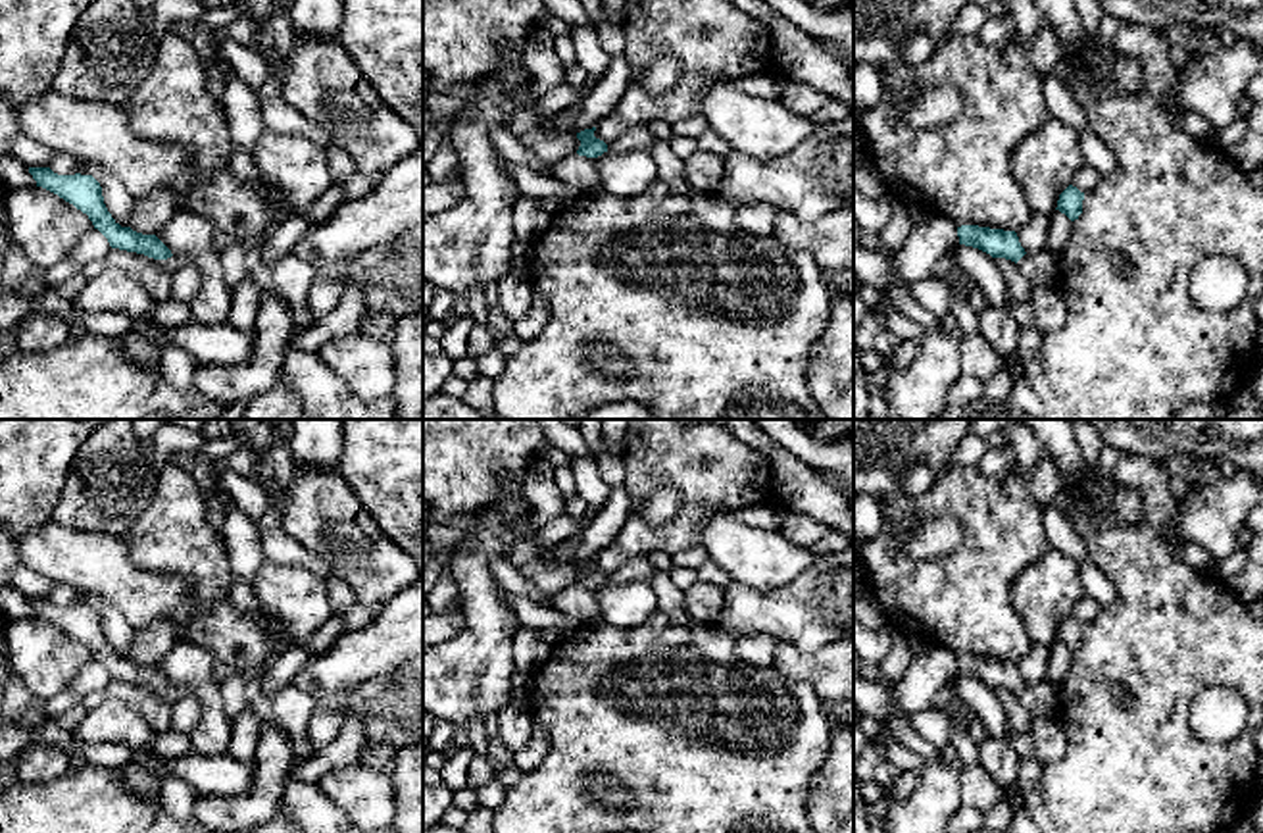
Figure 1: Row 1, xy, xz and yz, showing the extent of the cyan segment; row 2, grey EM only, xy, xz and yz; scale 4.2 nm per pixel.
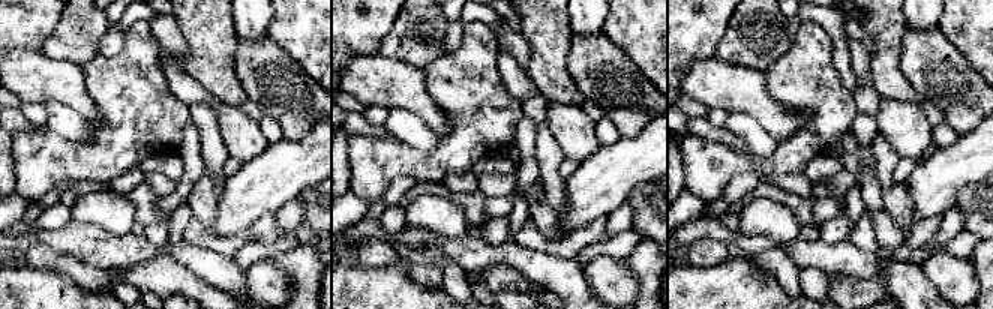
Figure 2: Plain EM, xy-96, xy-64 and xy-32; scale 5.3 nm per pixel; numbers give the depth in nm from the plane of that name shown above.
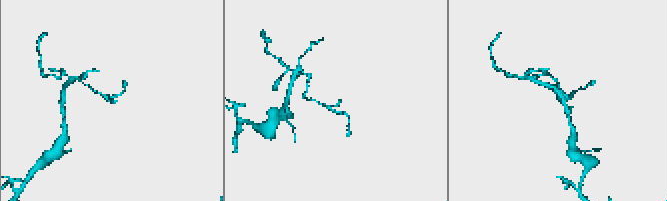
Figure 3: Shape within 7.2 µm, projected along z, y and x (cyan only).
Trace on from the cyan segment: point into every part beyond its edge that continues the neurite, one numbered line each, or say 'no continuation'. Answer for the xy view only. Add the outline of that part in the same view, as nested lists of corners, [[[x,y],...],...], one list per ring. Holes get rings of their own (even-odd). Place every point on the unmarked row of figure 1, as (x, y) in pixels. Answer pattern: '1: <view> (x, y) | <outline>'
no continuation

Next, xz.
no continuation

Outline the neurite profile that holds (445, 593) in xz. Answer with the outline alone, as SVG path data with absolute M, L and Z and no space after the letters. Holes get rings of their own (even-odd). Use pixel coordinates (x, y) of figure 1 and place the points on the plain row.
M446 562L442 566L438 583L427 594L431 610L436 614L448 612L454 606L454 602L458 600L458 594L459 594L459 589L454 583L450 562Z

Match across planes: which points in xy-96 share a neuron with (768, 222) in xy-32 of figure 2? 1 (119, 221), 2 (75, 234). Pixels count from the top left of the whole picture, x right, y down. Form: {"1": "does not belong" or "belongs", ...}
{"1": "belongs", "2": "does not belong"}

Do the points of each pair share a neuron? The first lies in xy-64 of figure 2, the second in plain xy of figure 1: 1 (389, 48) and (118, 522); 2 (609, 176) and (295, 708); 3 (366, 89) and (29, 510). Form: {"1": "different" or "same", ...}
{"1": "same", "2": "different", "3": "different"}

